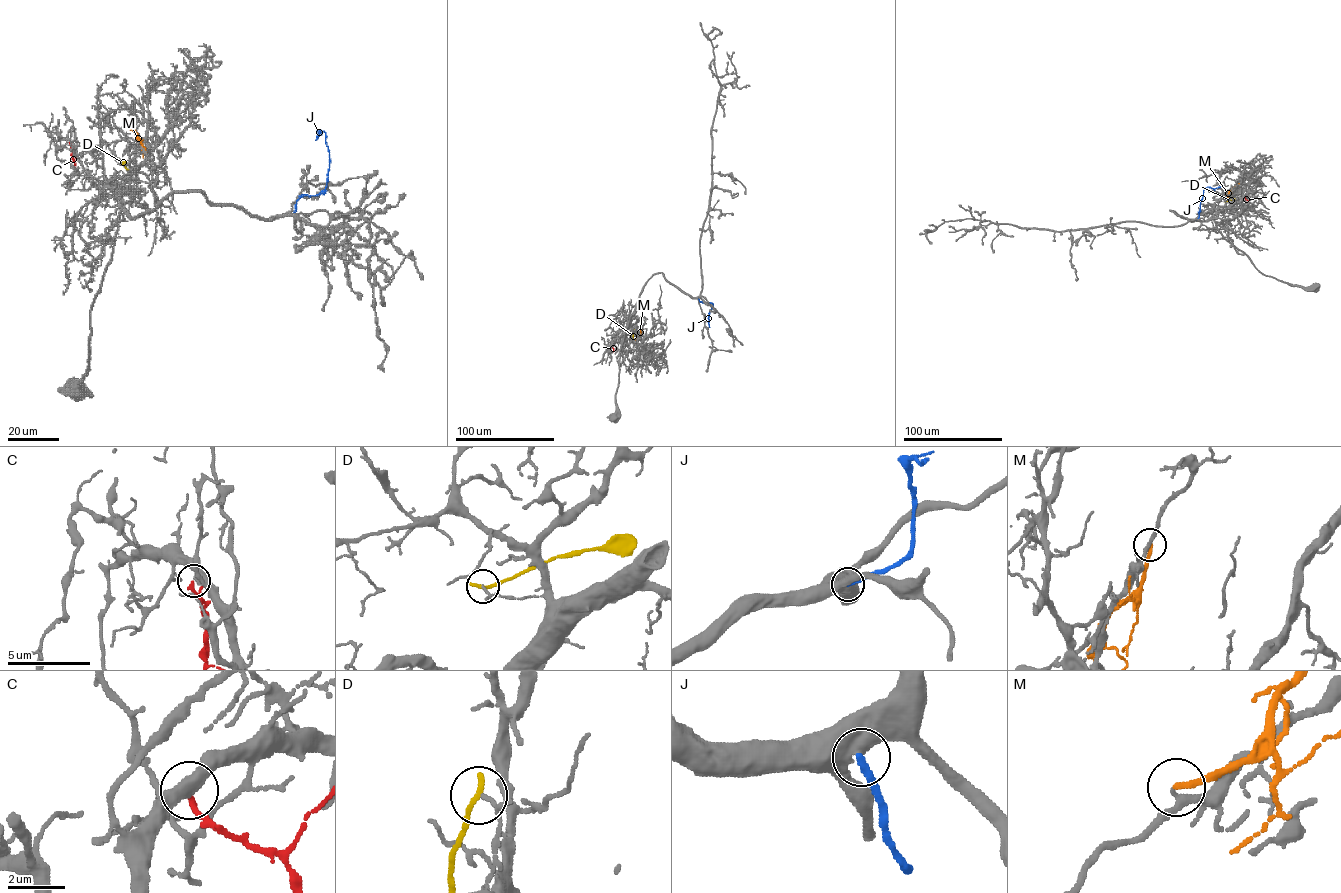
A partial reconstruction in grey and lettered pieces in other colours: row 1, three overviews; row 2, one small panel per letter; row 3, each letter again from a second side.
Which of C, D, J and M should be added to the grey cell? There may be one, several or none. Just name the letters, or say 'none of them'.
C

